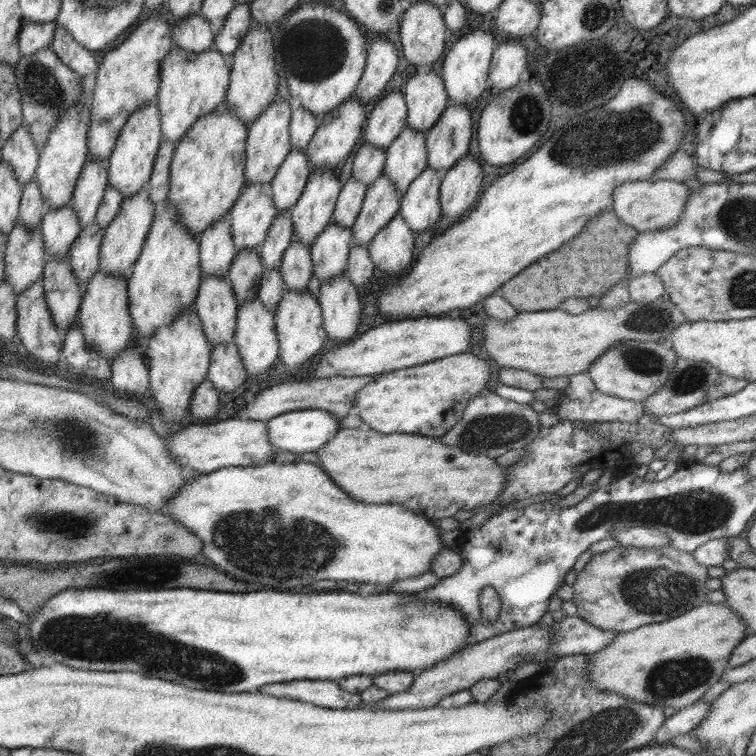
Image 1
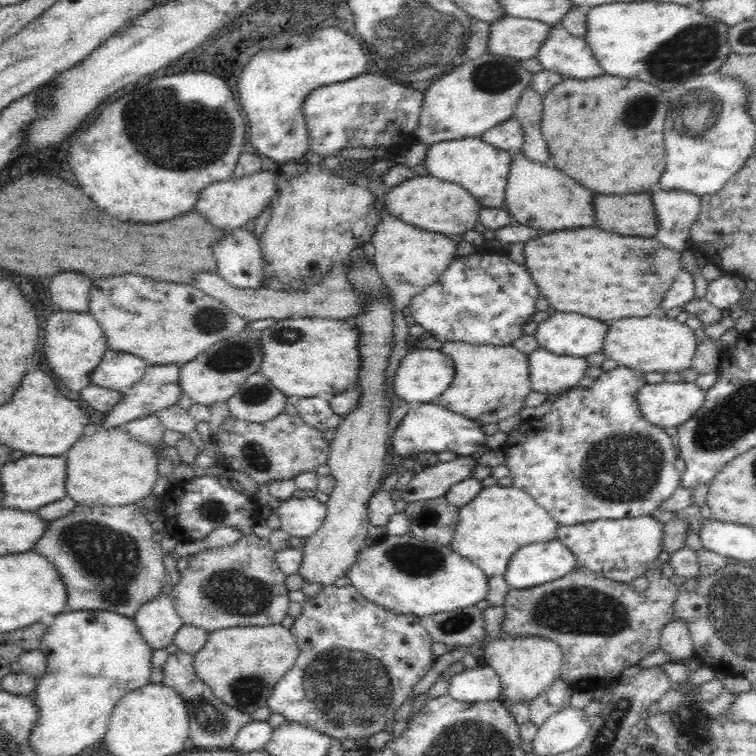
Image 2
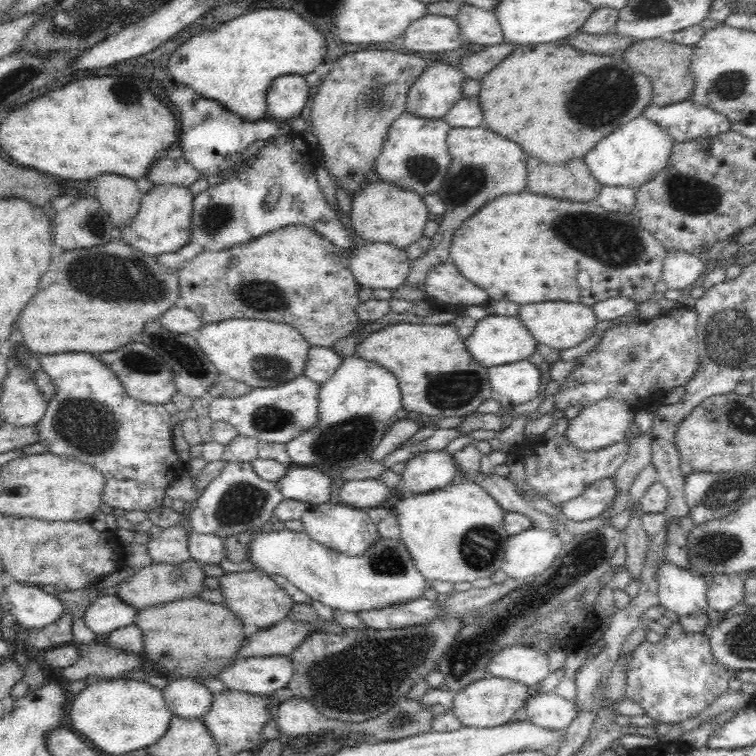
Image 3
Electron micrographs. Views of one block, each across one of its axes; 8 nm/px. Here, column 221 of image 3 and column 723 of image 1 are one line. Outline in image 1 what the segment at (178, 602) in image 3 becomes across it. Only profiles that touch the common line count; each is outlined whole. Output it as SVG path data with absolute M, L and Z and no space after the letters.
M701 603L675 618L615 634L613 640L587 654L587 683L627 699L678 710L699 700L719 681L731 650L746 638L745 621L723 603Z

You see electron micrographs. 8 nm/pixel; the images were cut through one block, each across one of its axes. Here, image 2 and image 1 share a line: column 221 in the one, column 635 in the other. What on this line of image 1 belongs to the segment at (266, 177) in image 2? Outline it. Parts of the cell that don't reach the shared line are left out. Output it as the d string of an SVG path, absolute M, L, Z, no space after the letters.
M643 179L619 184L613 190L613 202L610 210L623 224L634 228L638 232L659 230L679 222L681 212L685 208L689 190L683 183L665 179Z

